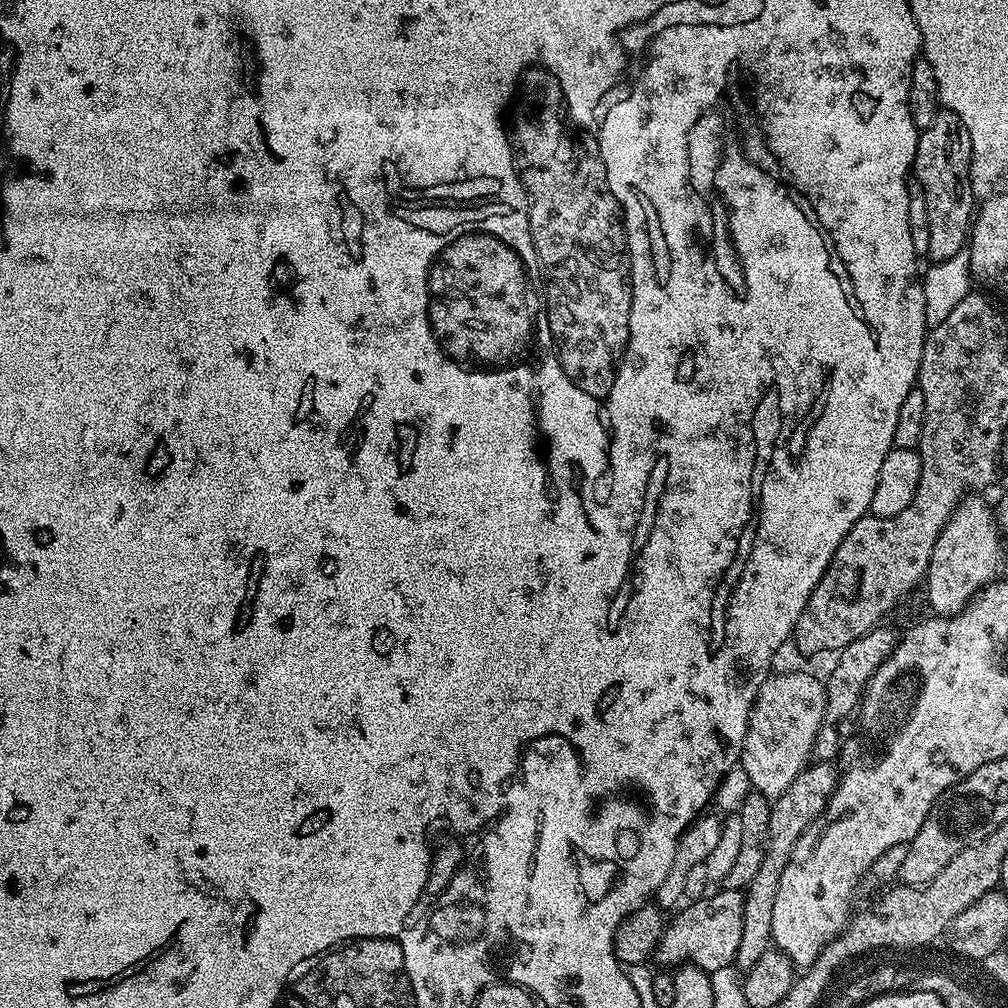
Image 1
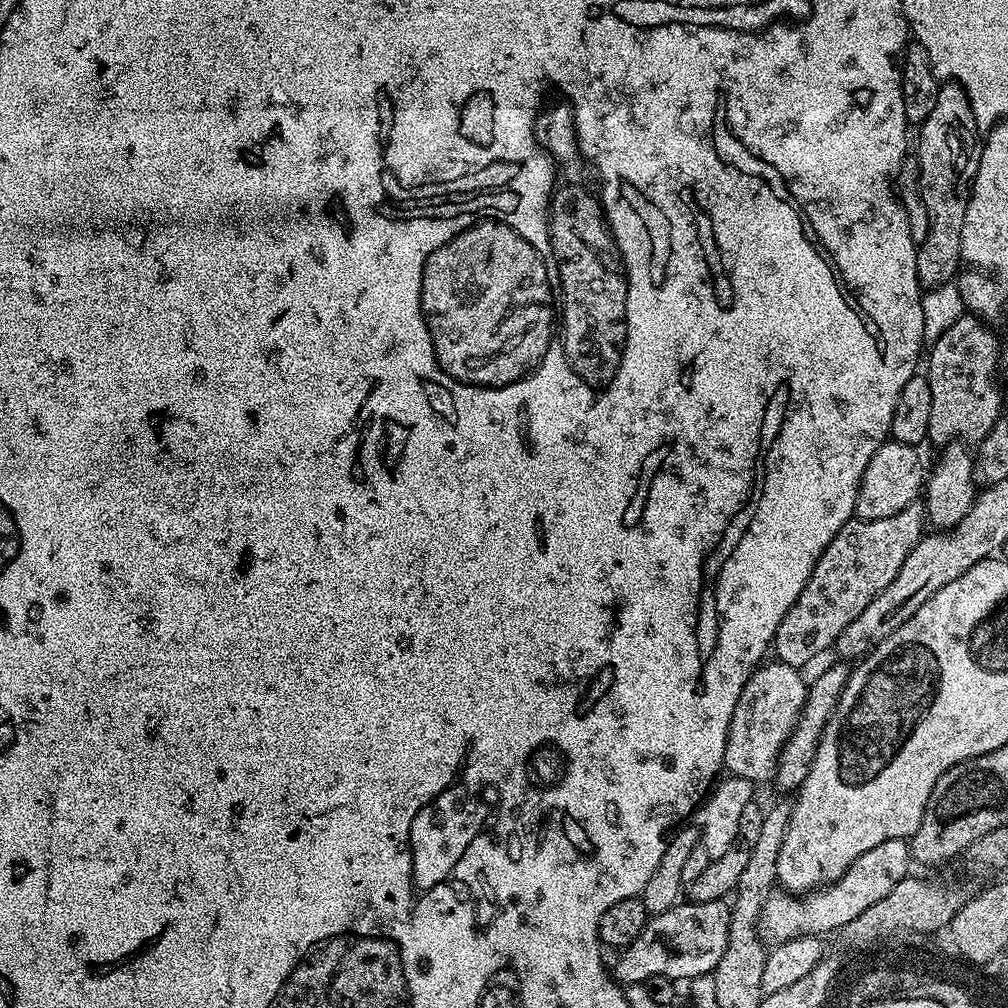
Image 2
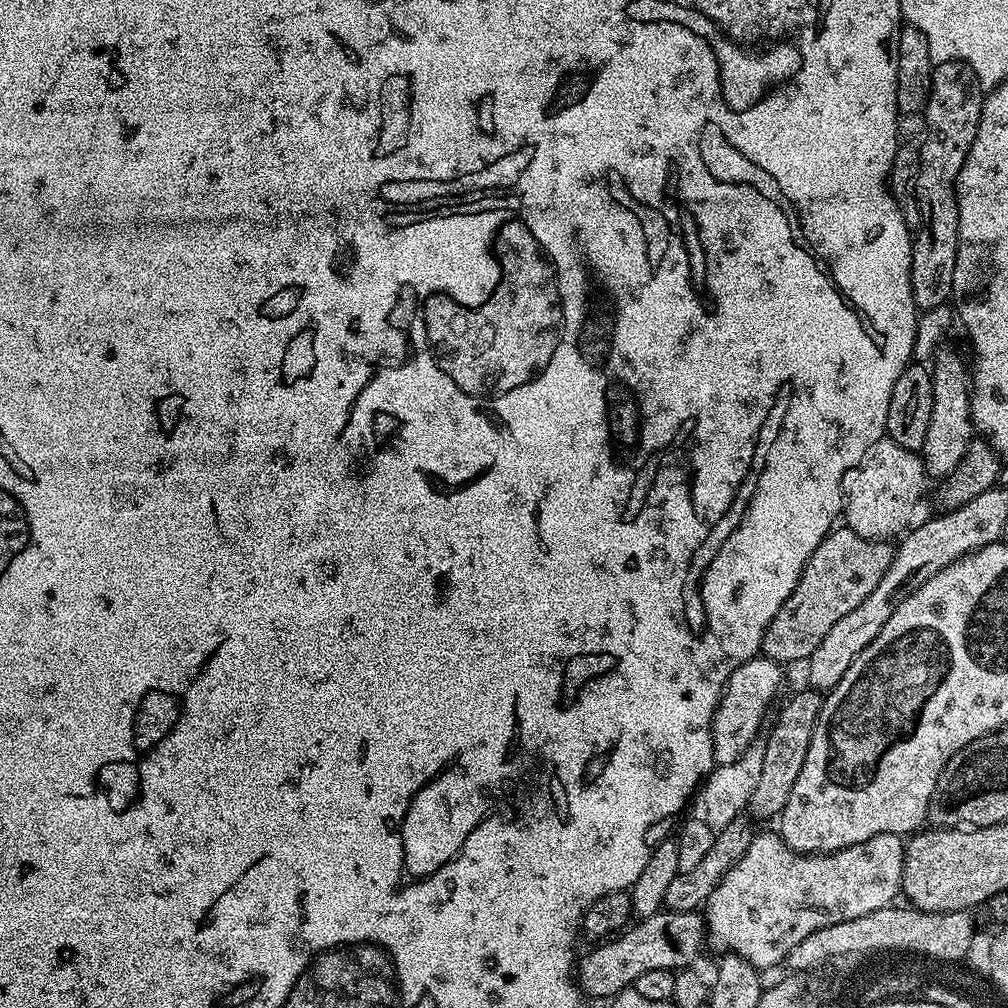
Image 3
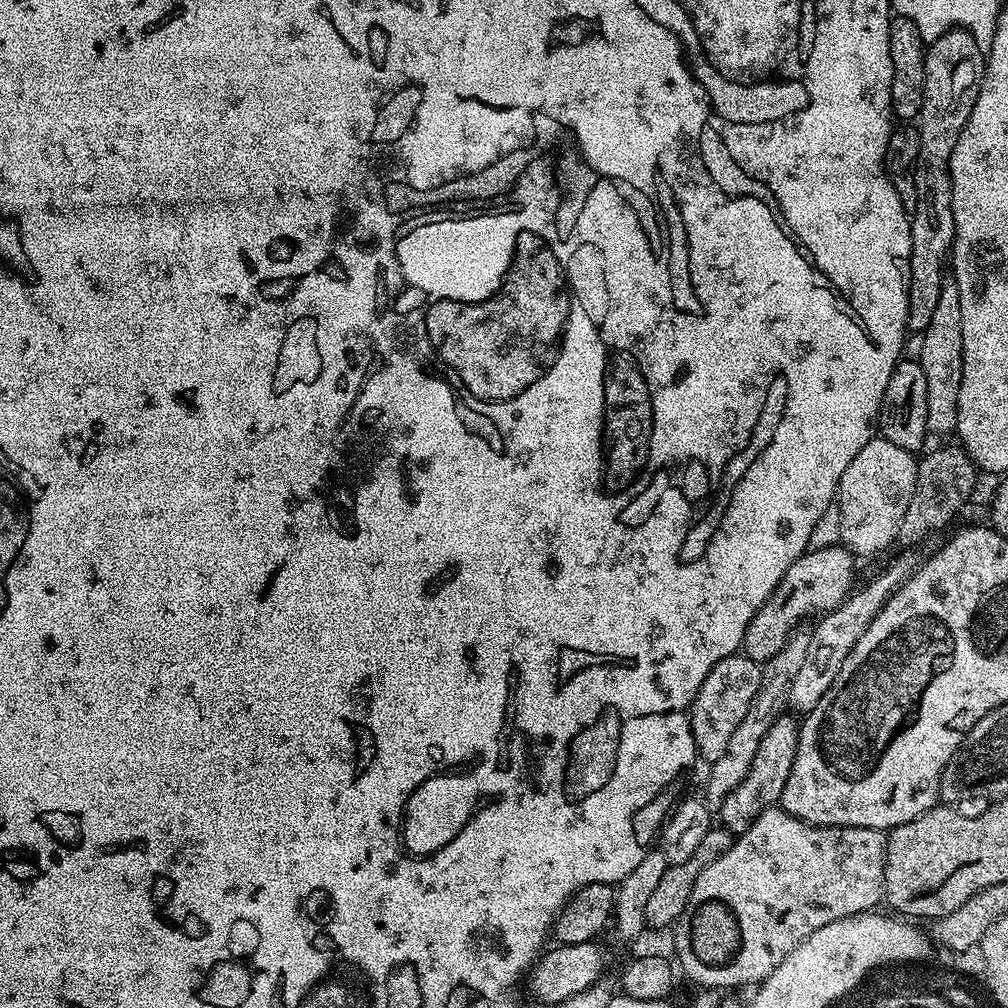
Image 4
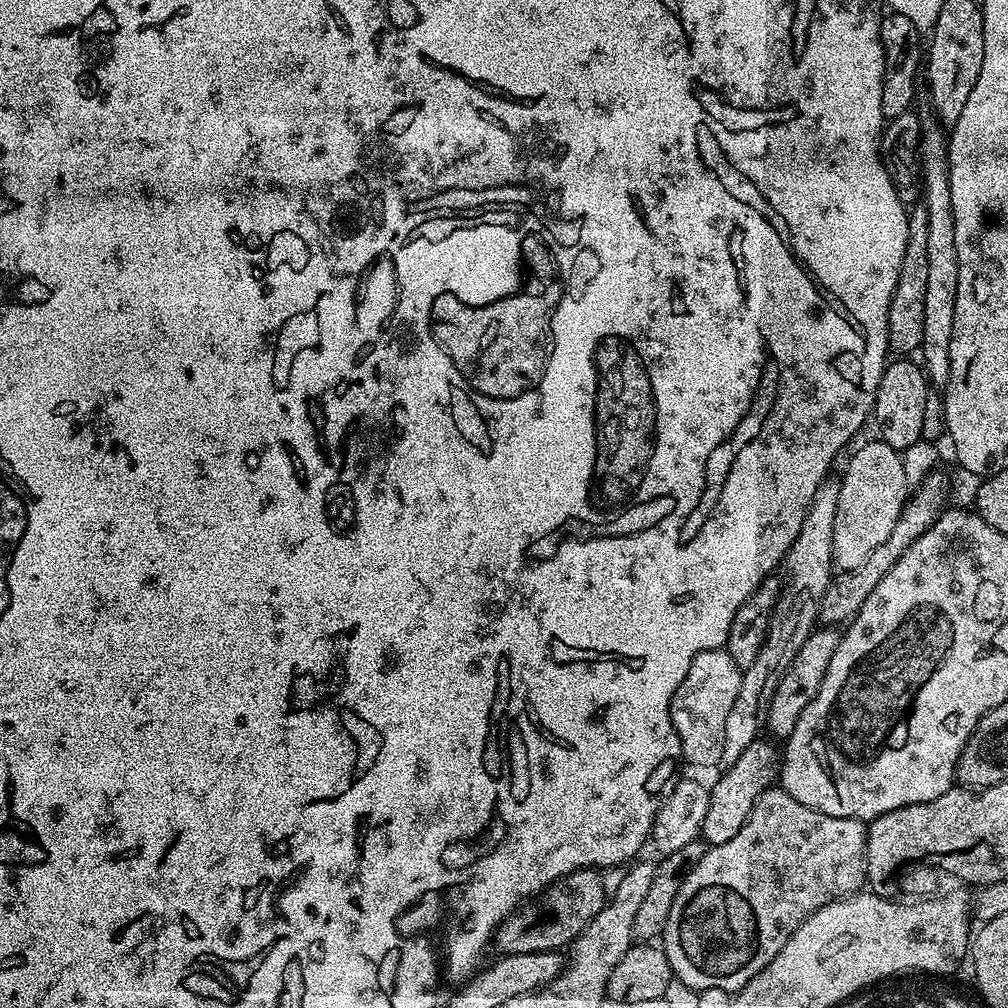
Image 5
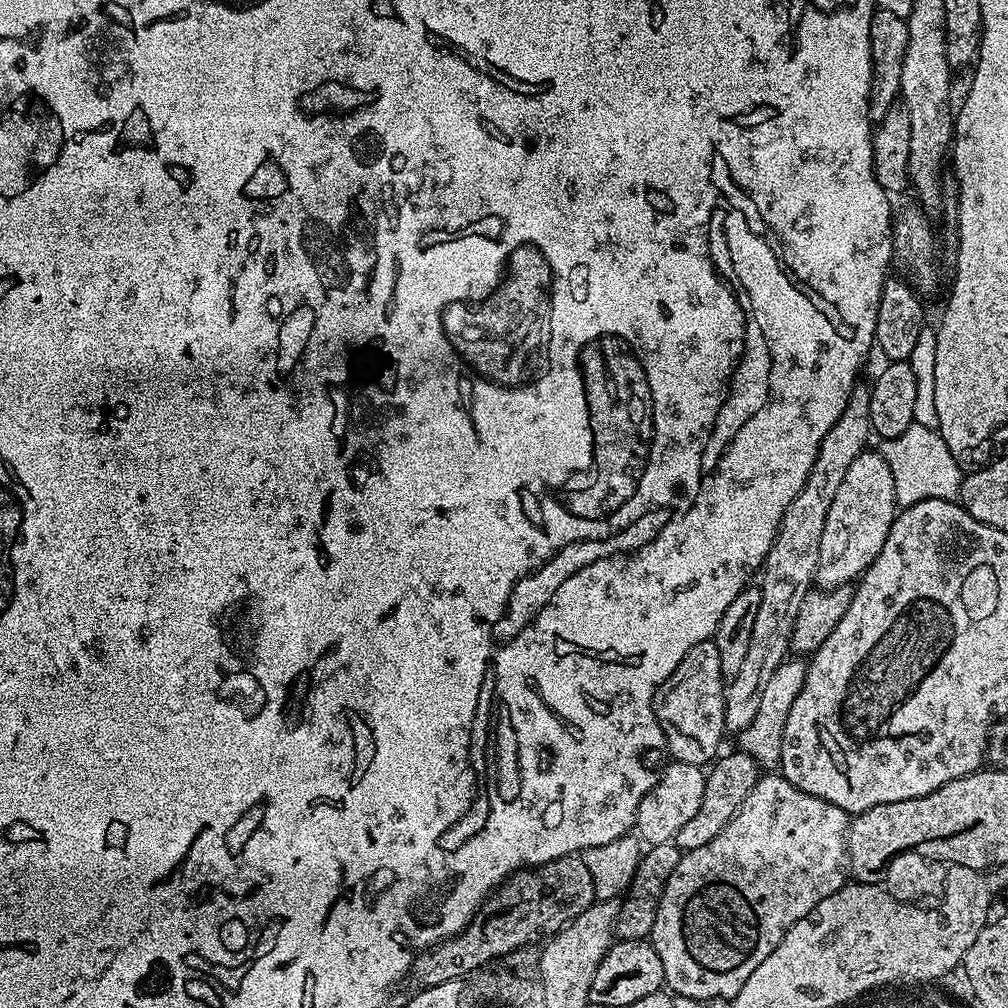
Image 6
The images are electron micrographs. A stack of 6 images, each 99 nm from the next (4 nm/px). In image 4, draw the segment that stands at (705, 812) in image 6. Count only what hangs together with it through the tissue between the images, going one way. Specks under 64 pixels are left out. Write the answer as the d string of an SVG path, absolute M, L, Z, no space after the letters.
M792 714L780 716L774 726L770 726L770 730L762 734L762 742L758 742L758 751L754 754L754 762L746 778L742 778L735 790L726 794L726 798L718 805L719 823L727 828L733 837L750 830L754 818L758 818L758 814L762 814L764 809L779 805L782 790L786 790L786 778L790 778L790 770L794 766L794 754L798 754L799 737L800 724Z

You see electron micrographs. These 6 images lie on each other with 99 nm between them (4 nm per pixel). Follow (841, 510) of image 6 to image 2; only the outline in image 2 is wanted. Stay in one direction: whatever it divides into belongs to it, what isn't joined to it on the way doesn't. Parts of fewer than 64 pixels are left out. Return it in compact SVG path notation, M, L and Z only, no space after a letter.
M889 439L882 446L878 446L878 450L874 450L862 474L860 489L856 495L855 515L859 519L890 518L890 514L898 514L906 510L906 506L917 503L926 484L926 464L924 468L916 452L919 451L913 445L900 444L894 439Z

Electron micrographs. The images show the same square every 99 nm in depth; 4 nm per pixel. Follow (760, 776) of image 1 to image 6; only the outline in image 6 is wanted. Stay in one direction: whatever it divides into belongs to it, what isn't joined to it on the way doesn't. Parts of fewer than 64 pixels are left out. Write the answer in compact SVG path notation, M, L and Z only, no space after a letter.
M710 639L699 640L682 658L682 662L678 662L676 669L664 679L664 683L656 689L656 717L668 743L667 755L672 760L704 766L717 759L721 751L720 739L726 736L725 687L726 677L722 674L718 646L715 639Z

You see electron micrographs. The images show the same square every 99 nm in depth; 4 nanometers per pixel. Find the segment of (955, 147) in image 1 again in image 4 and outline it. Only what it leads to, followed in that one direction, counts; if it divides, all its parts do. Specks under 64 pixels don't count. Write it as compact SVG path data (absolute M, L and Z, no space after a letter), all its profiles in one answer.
M951 28L937 40L927 45L924 54L924 93L918 117L920 149L918 158L911 171L916 187L916 202L911 213L912 245L908 259L908 332L924 332L930 326L930 318L934 314L938 294L942 290L942 282L946 279L946 261L952 250L952 239L956 237L954 226L954 210L952 209L952 179L950 178L950 154L954 154L954 146L958 142L958 134L962 134L962 126L970 118L970 110L974 110L974 102L978 98L980 79L984 76L985 53L978 46L966 28Z

